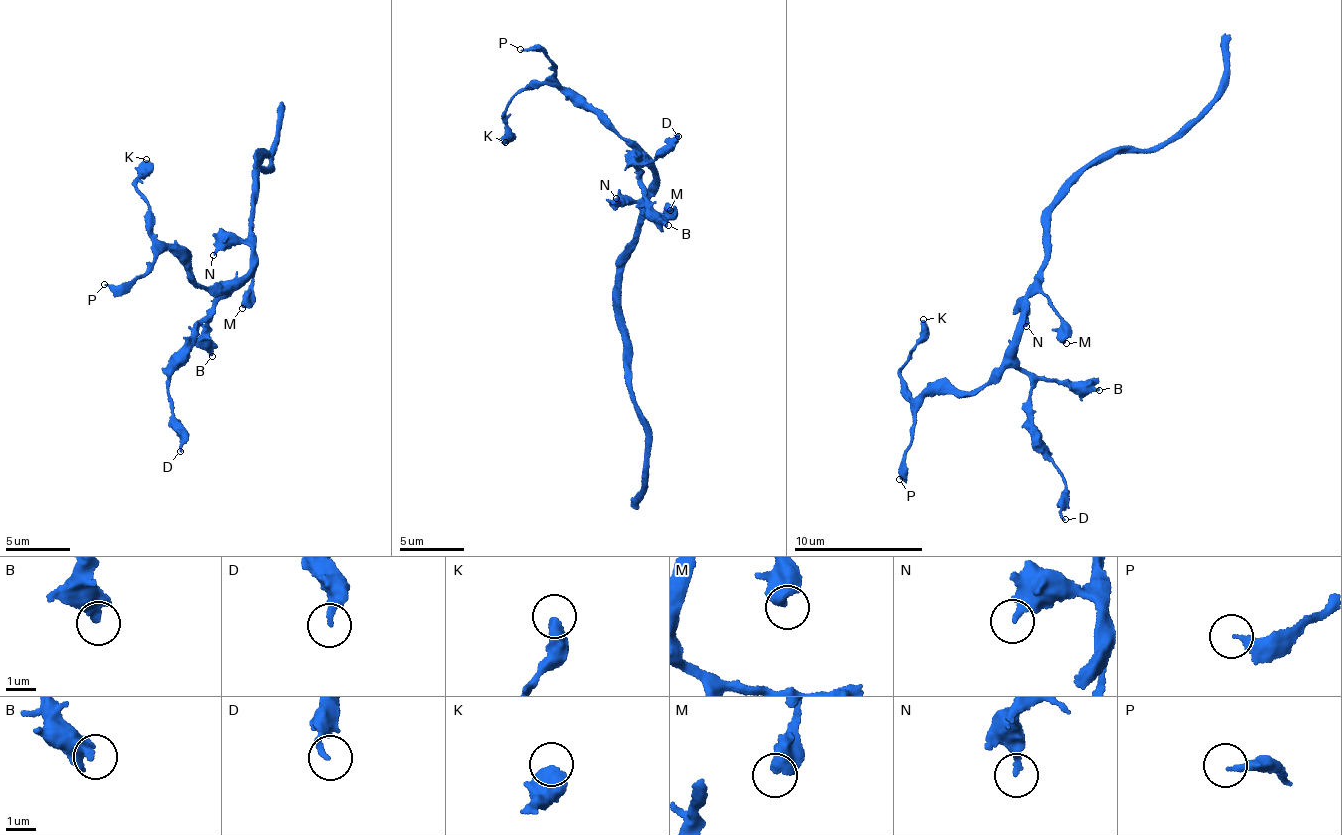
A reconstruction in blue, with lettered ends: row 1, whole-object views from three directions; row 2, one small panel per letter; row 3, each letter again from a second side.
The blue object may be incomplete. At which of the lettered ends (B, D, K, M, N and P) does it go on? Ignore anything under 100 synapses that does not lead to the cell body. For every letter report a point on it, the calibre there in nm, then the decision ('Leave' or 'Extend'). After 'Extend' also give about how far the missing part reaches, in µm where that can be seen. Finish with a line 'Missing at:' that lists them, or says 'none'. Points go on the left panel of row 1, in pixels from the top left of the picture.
B: Place: (212, 356). Thickness 280 nm. Leave
D: Place: (180, 451). Thickness 170 nm. Leave
K: Place: (146, 159). Thickness 600 nm. Leave
M: Place: (242, 308). Thickness 600 nm. Leave
N: Place: (213, 255). Thickness 240 nm. Leave
P: Place: (104, 284). Thickness 260 nm. Leave
Missing at: none

